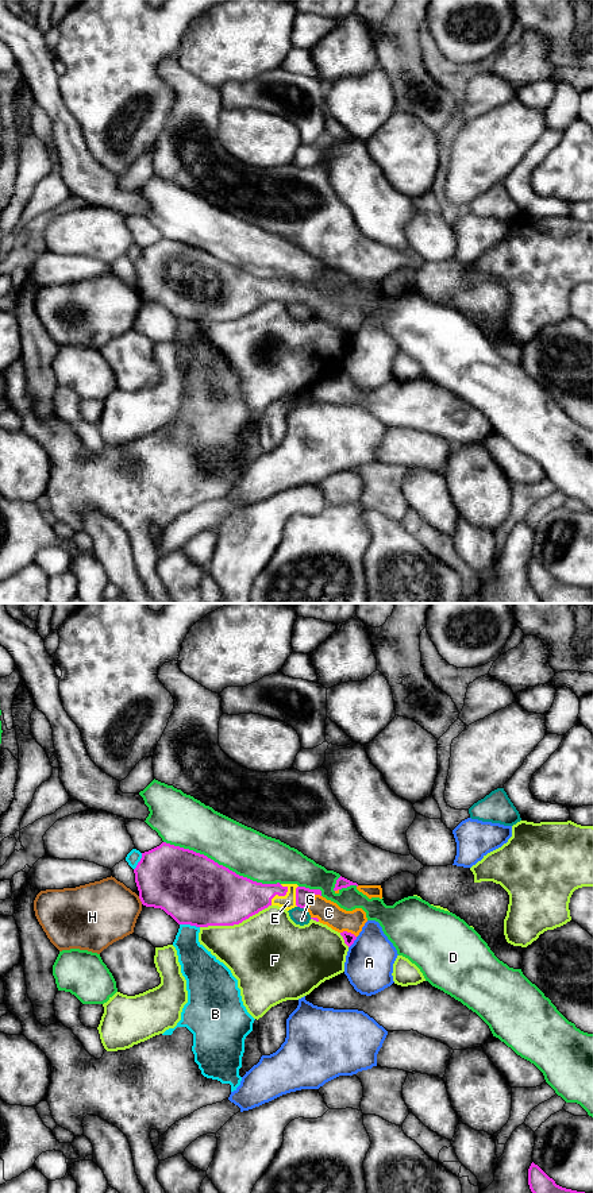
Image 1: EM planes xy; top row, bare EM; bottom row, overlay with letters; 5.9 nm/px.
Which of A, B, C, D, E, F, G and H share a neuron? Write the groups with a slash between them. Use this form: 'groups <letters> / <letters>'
groups A / B / C E / D / F / G / H

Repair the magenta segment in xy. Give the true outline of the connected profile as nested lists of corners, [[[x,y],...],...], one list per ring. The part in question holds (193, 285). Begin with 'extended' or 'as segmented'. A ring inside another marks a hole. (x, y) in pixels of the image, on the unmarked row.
extended; [[[166,238],[142,248],[134,269],[142,300],[163,305],[178,320],[234,321],[269,301],[286,306],[300,302],[338,327],[350,343],[367,317],[362,304],[346,306],[323,293],[320,285],[257,278]]]

